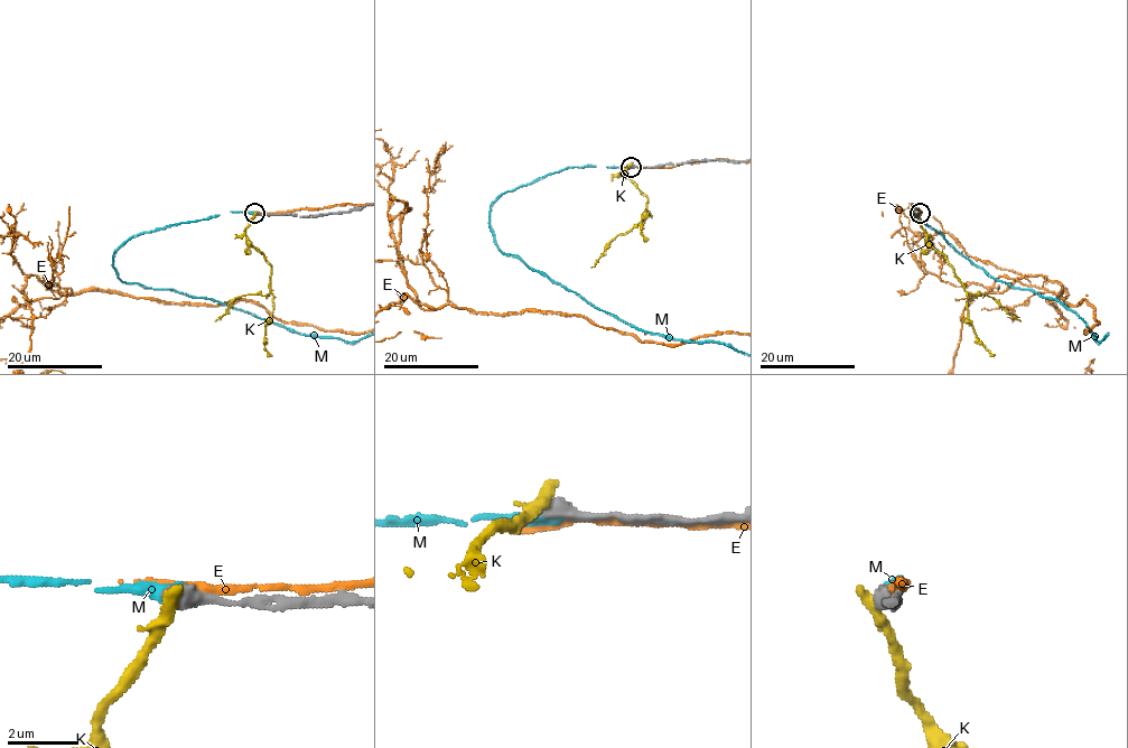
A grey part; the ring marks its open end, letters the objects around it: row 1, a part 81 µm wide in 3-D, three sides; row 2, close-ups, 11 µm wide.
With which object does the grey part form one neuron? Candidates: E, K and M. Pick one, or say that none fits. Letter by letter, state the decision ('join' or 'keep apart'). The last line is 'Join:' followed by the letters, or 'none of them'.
E: keep apart
K: keep apart
M: join
Join: M

